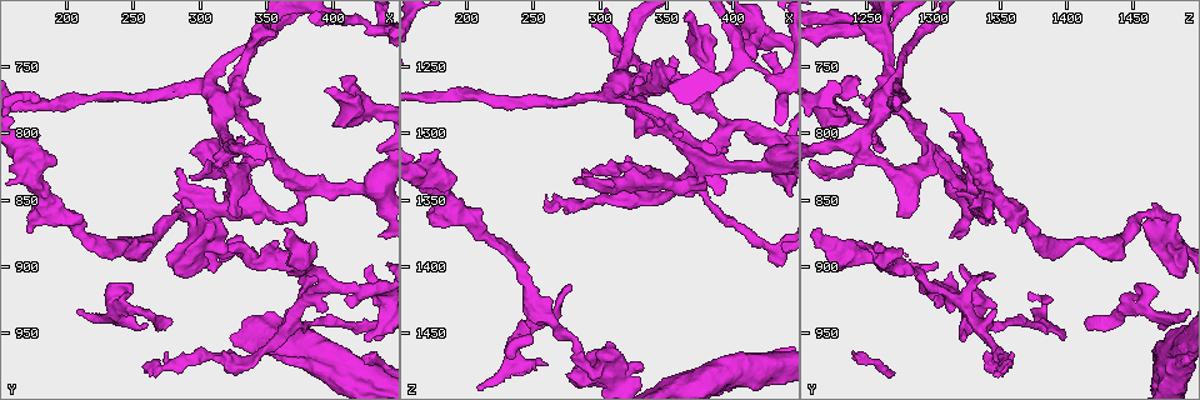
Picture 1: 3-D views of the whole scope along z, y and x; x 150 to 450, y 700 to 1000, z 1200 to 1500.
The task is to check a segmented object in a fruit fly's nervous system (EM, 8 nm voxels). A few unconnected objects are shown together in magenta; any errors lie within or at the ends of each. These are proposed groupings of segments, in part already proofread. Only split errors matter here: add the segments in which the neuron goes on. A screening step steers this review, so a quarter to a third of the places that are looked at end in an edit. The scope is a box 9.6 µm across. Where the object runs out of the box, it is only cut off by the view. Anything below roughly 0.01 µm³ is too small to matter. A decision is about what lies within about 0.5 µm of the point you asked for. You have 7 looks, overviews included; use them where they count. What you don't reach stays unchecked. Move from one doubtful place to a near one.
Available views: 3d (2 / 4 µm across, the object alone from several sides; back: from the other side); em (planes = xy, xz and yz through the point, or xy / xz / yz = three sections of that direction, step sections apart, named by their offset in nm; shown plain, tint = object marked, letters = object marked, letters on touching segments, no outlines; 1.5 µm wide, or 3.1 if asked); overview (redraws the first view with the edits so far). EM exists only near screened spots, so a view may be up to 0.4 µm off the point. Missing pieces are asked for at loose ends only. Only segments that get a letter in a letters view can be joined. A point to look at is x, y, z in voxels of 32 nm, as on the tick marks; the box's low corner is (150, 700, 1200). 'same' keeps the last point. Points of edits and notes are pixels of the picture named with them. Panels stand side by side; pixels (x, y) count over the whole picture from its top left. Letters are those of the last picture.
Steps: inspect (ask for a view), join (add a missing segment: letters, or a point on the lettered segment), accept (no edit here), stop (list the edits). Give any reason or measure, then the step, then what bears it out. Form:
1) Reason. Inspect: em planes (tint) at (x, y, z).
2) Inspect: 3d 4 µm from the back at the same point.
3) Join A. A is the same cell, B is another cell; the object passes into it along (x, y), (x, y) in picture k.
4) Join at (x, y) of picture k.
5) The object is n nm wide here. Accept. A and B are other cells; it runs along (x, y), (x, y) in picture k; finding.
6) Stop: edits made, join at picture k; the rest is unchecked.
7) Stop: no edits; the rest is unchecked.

Inspect: em xy step 4 (tint) at (278, 942, 1414).

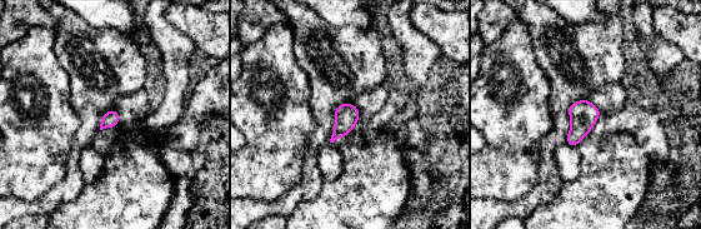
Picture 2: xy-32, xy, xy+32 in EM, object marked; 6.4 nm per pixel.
Another direction. Inspect: em planes (letters) at the same point.

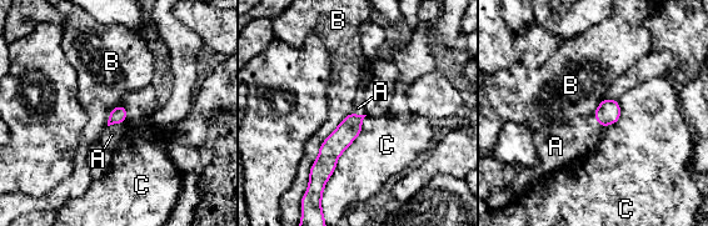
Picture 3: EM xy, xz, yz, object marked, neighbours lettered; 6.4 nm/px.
The object is 100 nm wide here. Join A. A is the same cell, B and C are other cells; the object passes into it along (118, 115), (116, 122), (111, 135) in picture 3; the neuron continues.

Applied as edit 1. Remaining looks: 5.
An open end. Inspect: 3d 2 µm at (252, 918, 1452).

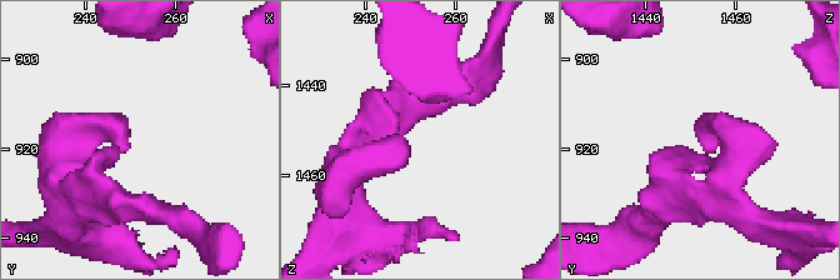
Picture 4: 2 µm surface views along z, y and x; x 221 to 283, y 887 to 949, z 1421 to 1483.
Need the tissue. Inspect: em planes (plain) at (250, 917, 1453).

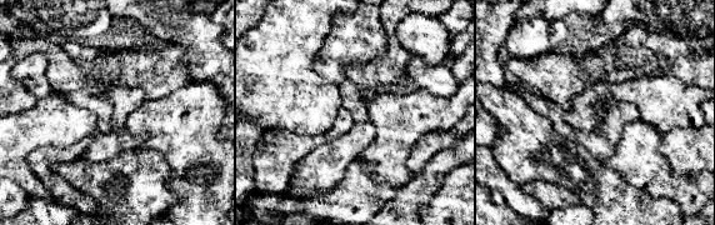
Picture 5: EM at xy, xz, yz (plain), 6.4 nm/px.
What lies round it. Inspect: em planes (letters) at the same point.

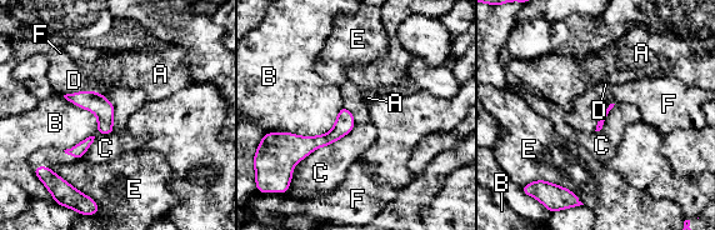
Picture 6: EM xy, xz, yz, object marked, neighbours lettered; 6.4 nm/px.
The longest contact is with B, 500 nm. Accept. A, B, C, D, E and F are other cells; a border runs along (355, 124), (298, 163) in picture 6; no lettered segment goes on from it.

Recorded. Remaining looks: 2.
Branch stops here. Inspect: em yz step 8 (tint) at (416, 760, 1242).

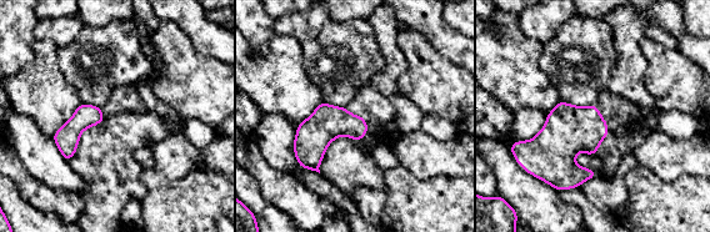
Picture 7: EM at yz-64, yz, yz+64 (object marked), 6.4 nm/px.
Inspect: em planes (letters) at the same point.

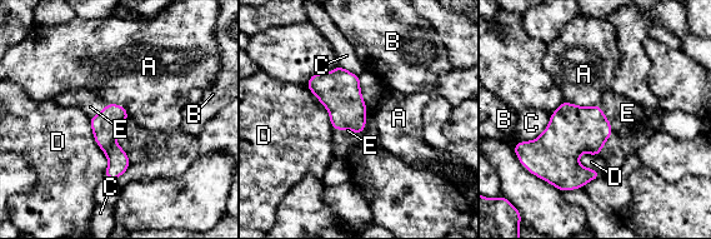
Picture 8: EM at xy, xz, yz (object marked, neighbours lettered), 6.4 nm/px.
Join E. E is the same cell, A, B, C and D are other cells; it goes on there.

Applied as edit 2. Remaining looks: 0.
Stop: edits made, join at picture 3, join at picture 8; the rest is unchecked.

